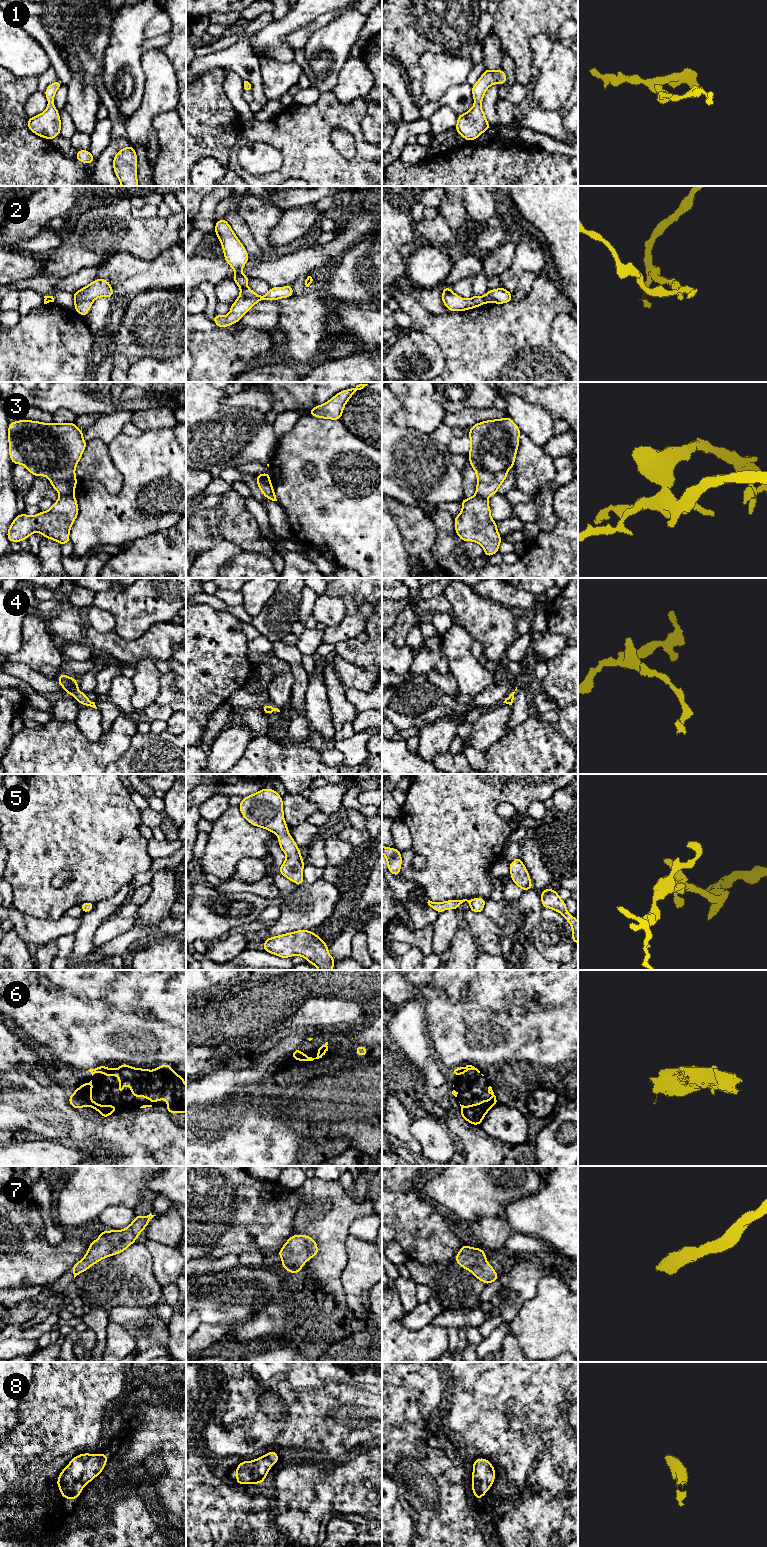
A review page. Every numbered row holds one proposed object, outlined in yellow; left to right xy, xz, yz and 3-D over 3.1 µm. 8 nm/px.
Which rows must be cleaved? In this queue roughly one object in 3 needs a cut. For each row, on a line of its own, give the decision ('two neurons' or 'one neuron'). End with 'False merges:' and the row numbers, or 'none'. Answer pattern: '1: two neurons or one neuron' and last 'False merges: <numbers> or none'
1: one neuron
2: two neurons
3: two neurons
4: one neuron
5: one neuron
6: one neuron
7: one neuron
8: one neuron
False merges: 2, 3

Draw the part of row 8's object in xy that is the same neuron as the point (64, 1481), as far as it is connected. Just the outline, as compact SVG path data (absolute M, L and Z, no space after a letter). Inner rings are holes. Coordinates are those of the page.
M79 1454L74 1457L59 1474L57 1485L61 1496L70 1500L78 1499L84 1486L102 1473L108 1461L108 1455Z

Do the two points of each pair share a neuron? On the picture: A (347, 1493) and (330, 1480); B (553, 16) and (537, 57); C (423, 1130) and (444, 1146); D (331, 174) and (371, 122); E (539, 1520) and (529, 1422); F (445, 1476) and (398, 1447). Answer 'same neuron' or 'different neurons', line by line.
A: same neuron
B: different neurons
C: same neuron
D: different neurons
E: same neuron
F: same neuron

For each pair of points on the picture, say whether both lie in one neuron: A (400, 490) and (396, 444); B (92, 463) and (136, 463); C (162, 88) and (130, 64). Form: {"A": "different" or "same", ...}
{"A": "same", "B": "different", "C": "different"}

